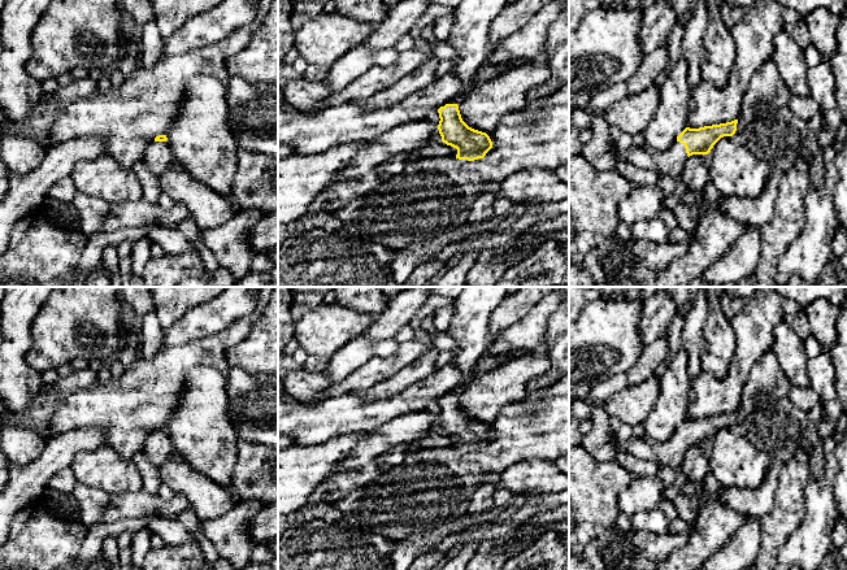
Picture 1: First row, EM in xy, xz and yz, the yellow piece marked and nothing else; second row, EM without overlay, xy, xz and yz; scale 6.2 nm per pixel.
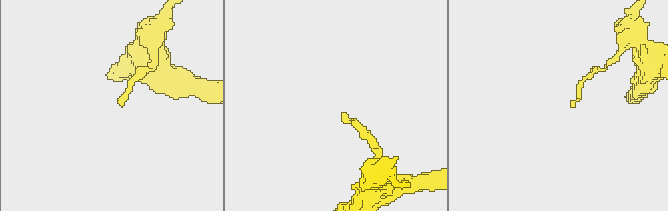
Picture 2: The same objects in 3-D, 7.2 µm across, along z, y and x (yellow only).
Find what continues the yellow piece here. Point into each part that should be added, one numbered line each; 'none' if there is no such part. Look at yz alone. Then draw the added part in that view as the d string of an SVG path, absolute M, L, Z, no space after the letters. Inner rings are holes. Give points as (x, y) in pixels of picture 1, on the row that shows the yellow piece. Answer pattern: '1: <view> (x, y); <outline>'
1: yz (670, 162); M677 140L666 151L653 149L648 144L643 148L630 145L627 149L618 149L616 142L611 149L617 161L627 161L642 169L653 170L659 175L673 178L681 175L689 157L685 145Z

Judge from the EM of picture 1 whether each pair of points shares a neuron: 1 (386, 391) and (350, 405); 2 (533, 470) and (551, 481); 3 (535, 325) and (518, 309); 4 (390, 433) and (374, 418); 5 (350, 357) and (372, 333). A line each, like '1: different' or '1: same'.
1: different
2: same
3: different
4: different
5: same

